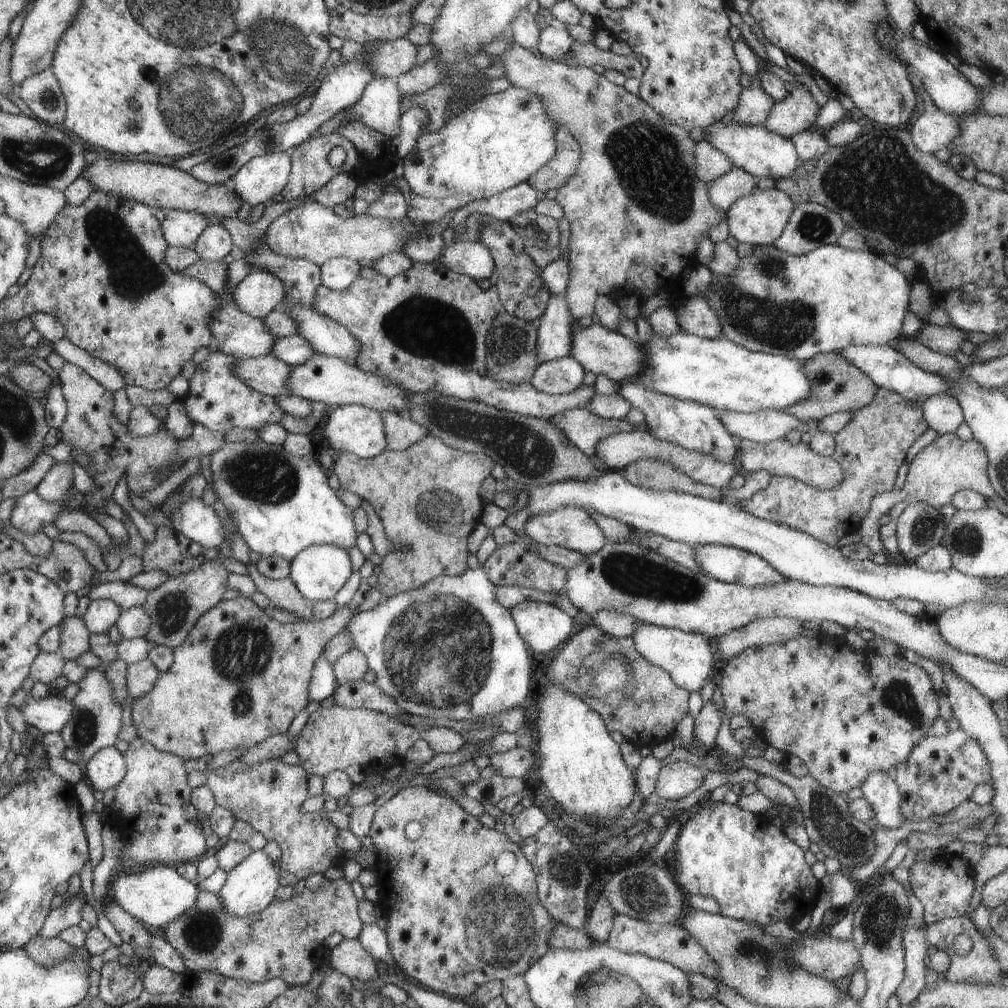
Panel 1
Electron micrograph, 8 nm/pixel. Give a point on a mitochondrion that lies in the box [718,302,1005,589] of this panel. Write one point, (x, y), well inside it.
(966, 538)

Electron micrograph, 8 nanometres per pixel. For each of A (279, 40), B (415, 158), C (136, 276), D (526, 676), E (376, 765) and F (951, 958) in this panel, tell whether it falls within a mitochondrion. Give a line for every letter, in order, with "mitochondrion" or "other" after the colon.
A: mitochondrion
B: other
C: mitochondrion
D: other
E: other
F: other

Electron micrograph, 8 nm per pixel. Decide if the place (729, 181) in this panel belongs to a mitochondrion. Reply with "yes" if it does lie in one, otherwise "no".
no

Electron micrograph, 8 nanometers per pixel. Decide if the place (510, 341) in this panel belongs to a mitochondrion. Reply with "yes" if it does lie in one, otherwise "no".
yes

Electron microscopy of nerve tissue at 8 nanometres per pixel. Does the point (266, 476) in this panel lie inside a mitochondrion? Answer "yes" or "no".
yes

